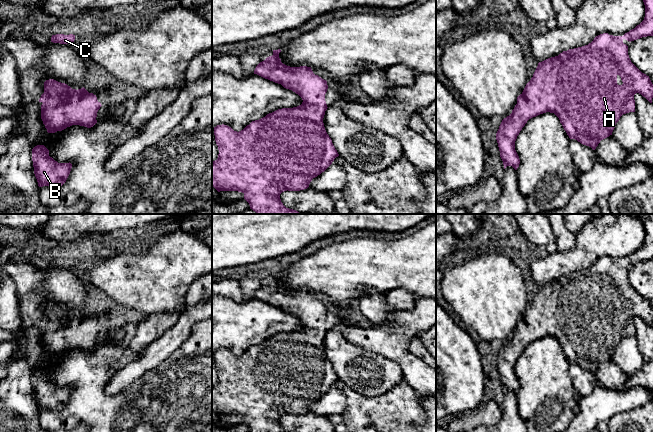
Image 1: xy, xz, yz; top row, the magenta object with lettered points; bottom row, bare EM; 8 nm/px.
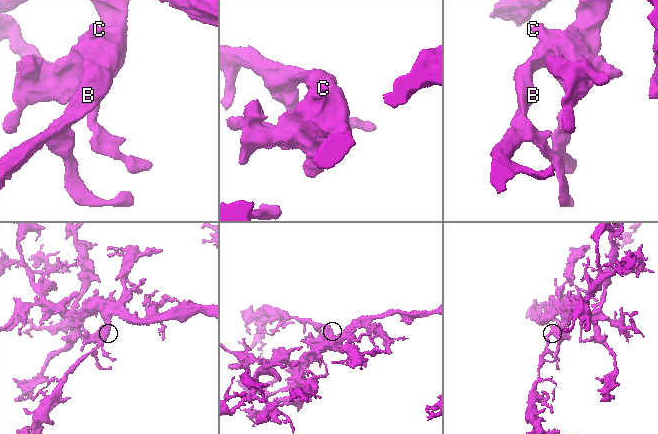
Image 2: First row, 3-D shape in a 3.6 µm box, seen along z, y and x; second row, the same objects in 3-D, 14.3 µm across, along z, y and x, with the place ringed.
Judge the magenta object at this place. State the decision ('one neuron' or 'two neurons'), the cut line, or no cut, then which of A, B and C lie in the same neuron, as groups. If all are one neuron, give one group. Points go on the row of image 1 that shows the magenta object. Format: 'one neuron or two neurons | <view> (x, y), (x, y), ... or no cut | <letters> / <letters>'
one neuron | no cut | A B C

